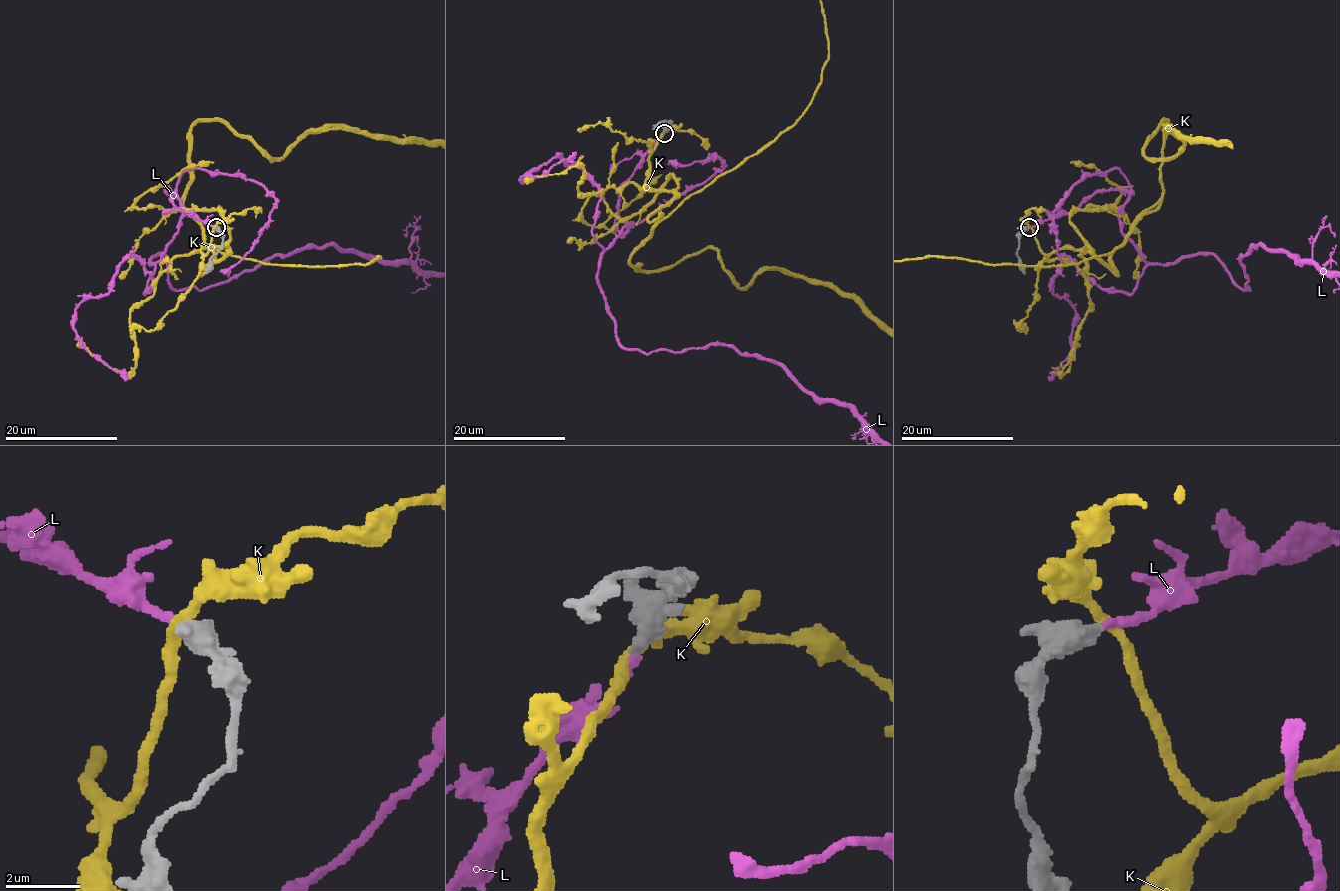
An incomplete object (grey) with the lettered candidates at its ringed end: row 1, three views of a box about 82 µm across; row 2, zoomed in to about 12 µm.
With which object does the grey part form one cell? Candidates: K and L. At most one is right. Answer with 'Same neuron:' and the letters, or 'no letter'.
Same neuron: L

